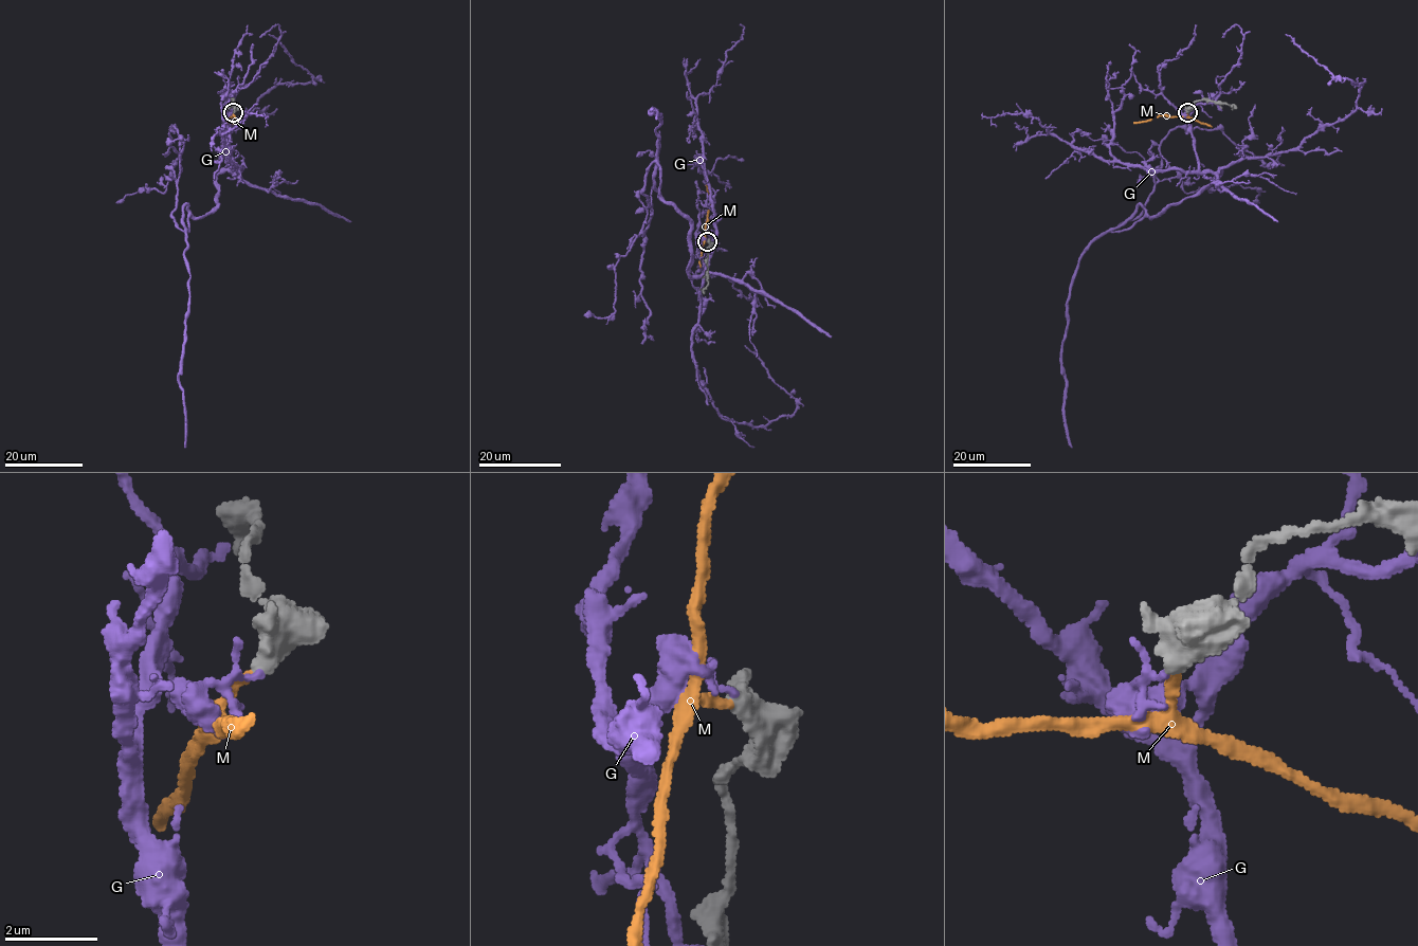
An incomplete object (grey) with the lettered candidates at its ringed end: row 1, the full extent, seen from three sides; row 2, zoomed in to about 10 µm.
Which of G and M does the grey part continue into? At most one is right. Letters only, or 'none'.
M

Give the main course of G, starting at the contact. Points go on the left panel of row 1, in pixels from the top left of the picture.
G: (234, 112), (235, 171), (187, 231), (171, 214), (175, 126), (175, 165), (182, 151)

